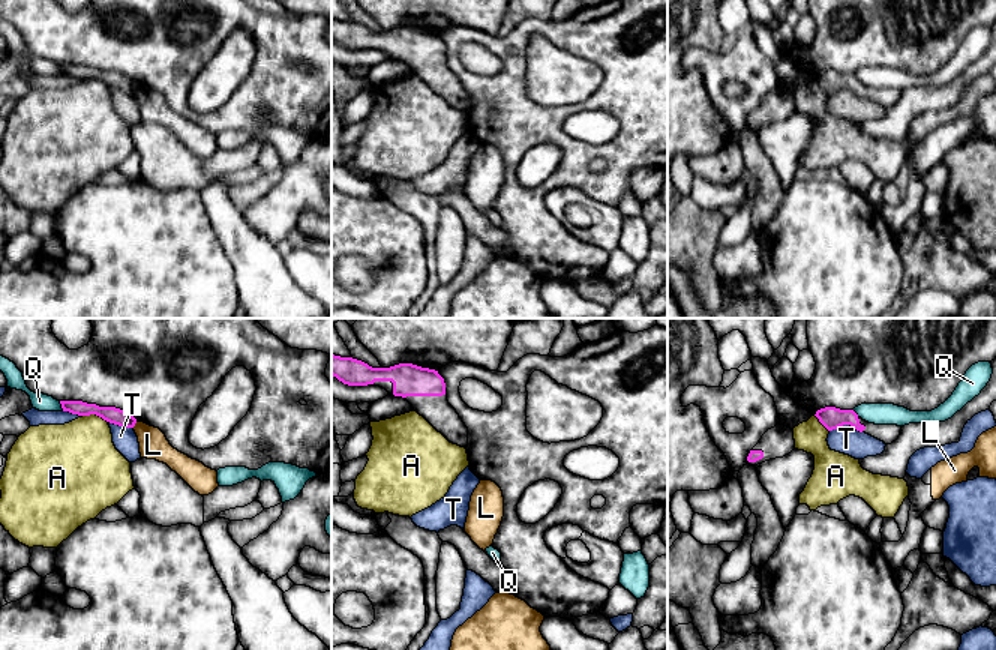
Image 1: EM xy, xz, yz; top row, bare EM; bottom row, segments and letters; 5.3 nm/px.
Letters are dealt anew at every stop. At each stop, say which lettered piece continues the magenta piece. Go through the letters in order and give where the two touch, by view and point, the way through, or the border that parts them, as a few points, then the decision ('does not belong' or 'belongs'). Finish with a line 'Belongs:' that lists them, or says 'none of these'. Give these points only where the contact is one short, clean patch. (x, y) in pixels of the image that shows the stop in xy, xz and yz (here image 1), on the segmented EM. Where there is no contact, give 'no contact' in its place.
A: contact xy (95, 413); border xy (83, 415), (98, 415), (107, 422); does not belong
L: contact xy (135, 422); border xy (137, 421), (132, 427); does not belong
Q: contact xy (62, 406); does not belong
T: contact yz (846, 424); does not belong
Belongs: none of these

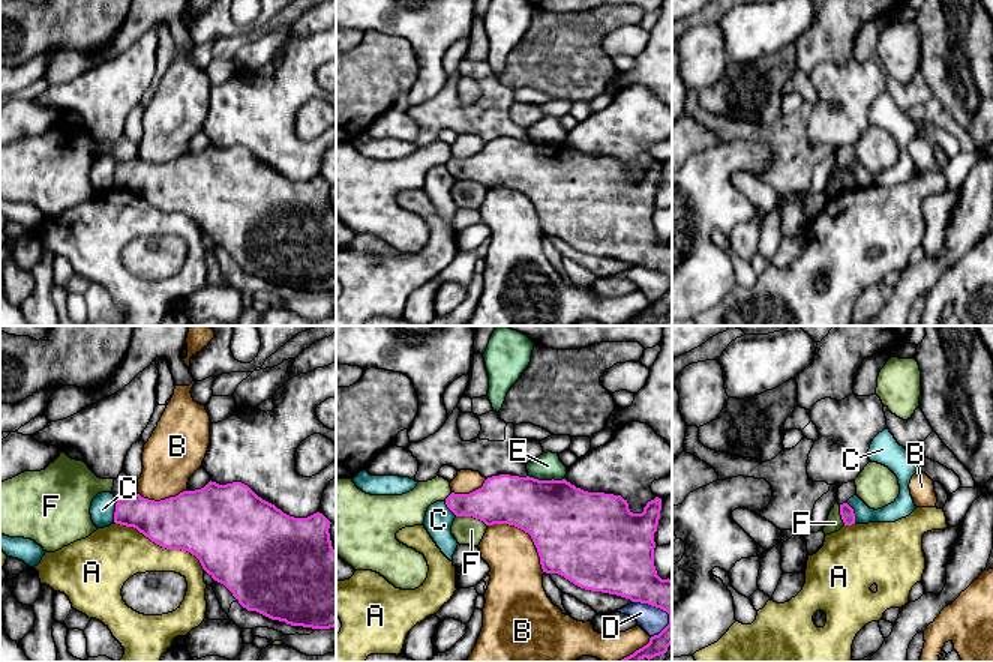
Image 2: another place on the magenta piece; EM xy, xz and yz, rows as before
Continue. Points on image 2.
A: contact xy (161, 545); does not belong
B: contact xz (527, 532); does not belong
C: contact xy (116, 511); border xy (117, 500), (113, 521); does not belong
D: contact xz (656, 607); does not belong
E: contact xz (546, 481); does not belong
F: contact xz (471, 515); border xz (456, 515), (471, 515), (486, 526); does not belong
Belongs: none of these

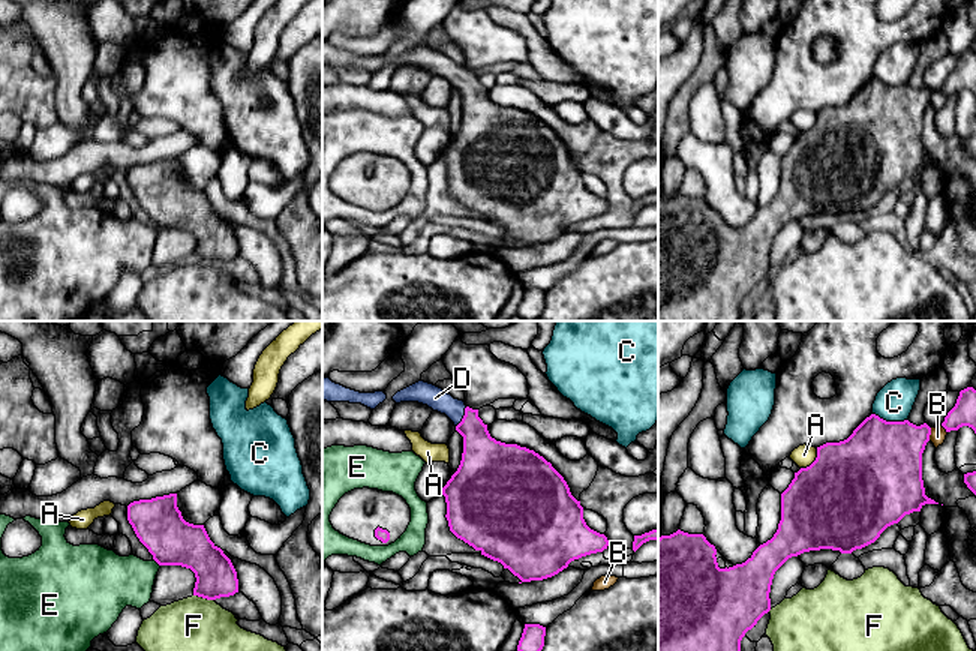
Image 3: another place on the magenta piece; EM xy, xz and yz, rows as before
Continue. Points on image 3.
A: contact yz (814, 461); does not belong
B: contact yz (930, 434); does not belong
C: contact yz (889, 422); does not belong
D: contact xz (464, 417); way xz (483, 459), (476, 434), (464, 417), (435, 398); belongs
E: contact xy (156, 561); does not belong
F: contact xy (204, 597); does not belong
Belongs: D

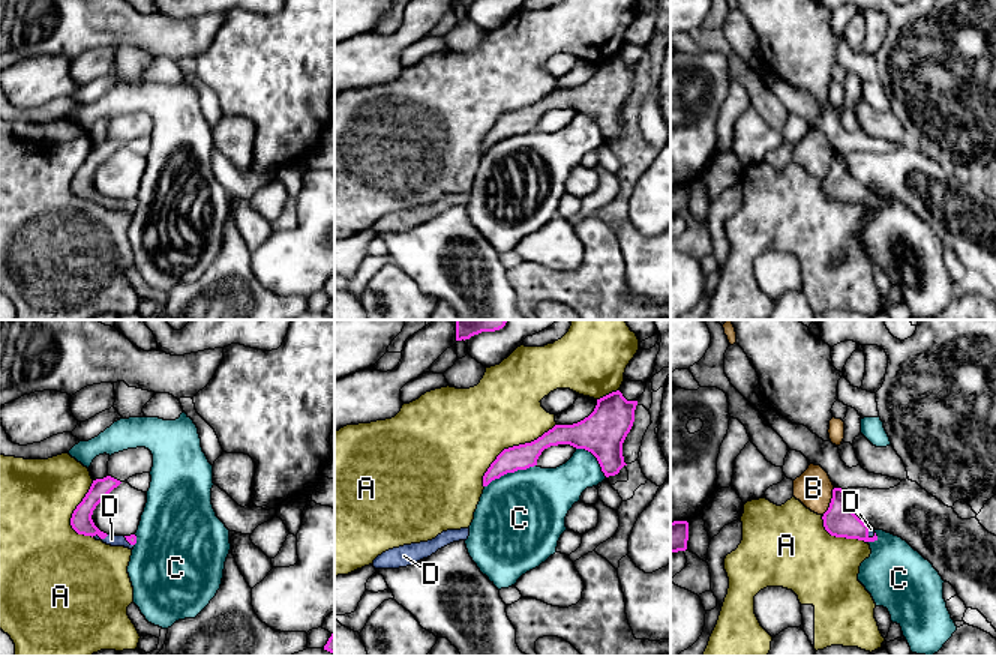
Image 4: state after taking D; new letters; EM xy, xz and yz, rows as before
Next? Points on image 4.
A: contact xz (513, 446); does not belong
B: contact yz (830, 503); does not belong
C: contact xz (510, 472); does not belong
D: contact xy (99, 536); way xy (81, 521), (99, 536), (111, 539); belongs
Belongs: D

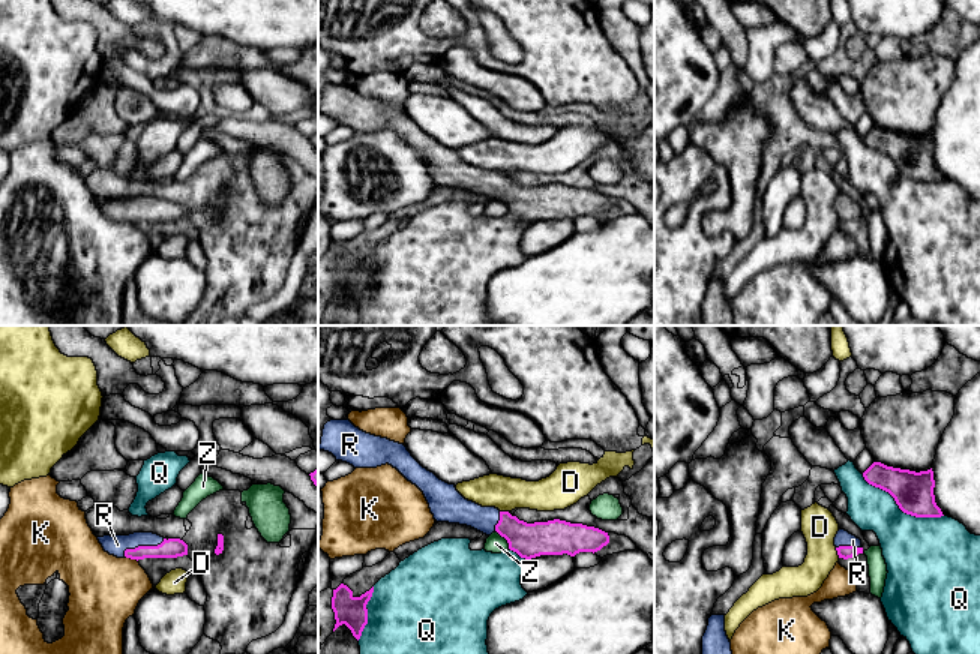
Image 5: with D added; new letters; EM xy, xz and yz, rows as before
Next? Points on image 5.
D: contact yz (838, 552); does not belong
K: contact xy (131, 558); does not belong
Q: contact yz (901, 509); does not belong
R: contact xy (141, 546); way xy (171, 548), (141, 546), (117, 545); belongs
Z: contact xz (505, 537); border xz (496, 530), (509, 548); does not belong
Belongs: R

